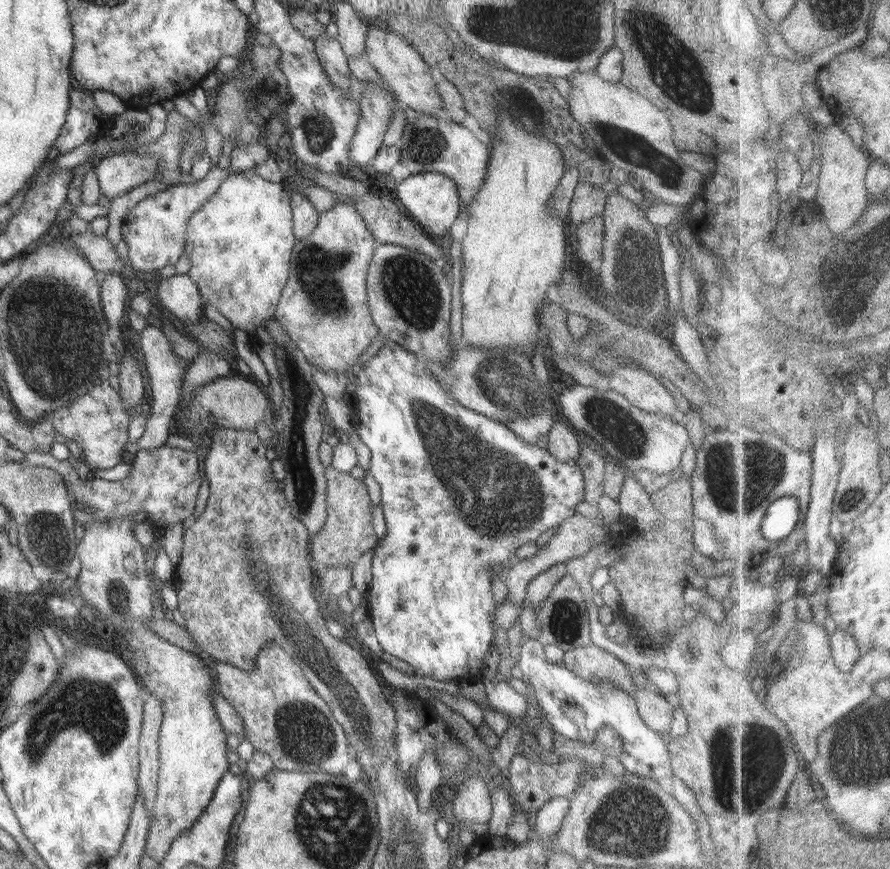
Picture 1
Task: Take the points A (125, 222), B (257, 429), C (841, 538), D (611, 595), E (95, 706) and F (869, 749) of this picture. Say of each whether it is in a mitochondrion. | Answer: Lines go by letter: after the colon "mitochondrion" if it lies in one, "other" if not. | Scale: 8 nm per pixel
A: other
B: other
C: other
D: other
E: mitochondrion
F: mitochondrion

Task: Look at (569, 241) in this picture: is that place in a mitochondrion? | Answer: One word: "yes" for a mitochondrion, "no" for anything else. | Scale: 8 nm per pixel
no

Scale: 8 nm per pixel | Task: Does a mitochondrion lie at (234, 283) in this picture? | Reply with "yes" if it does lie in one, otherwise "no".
no

